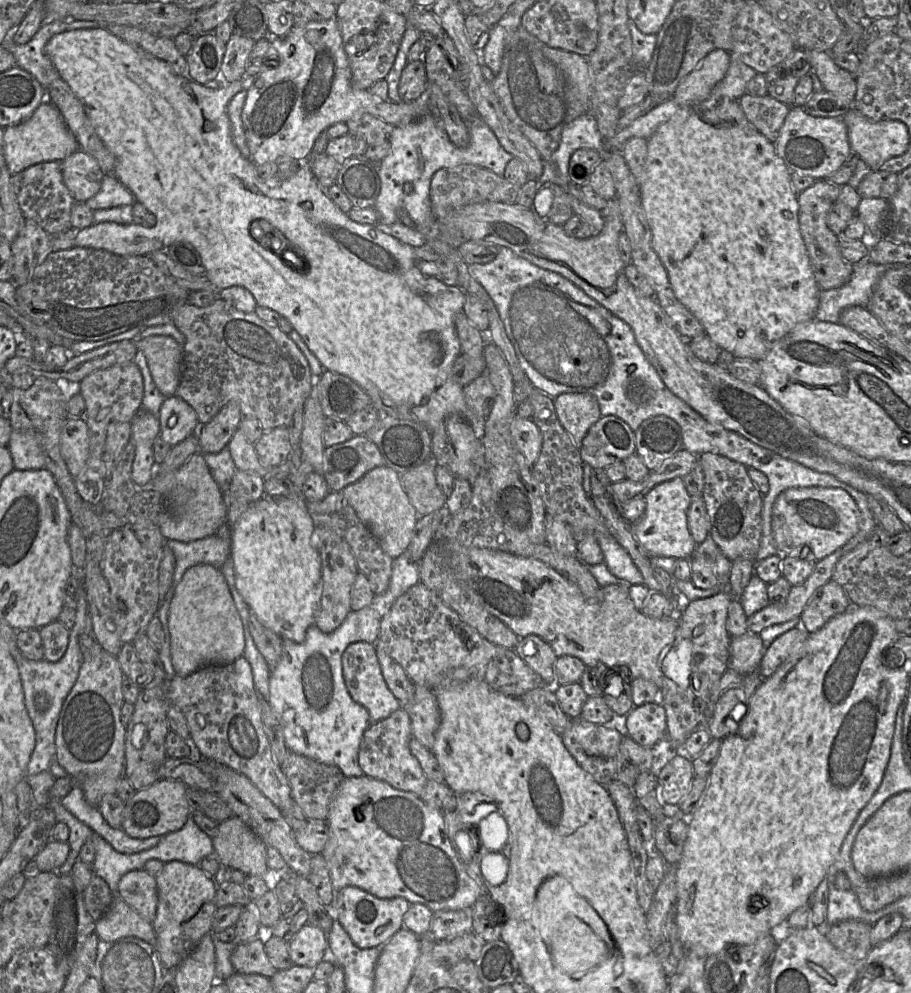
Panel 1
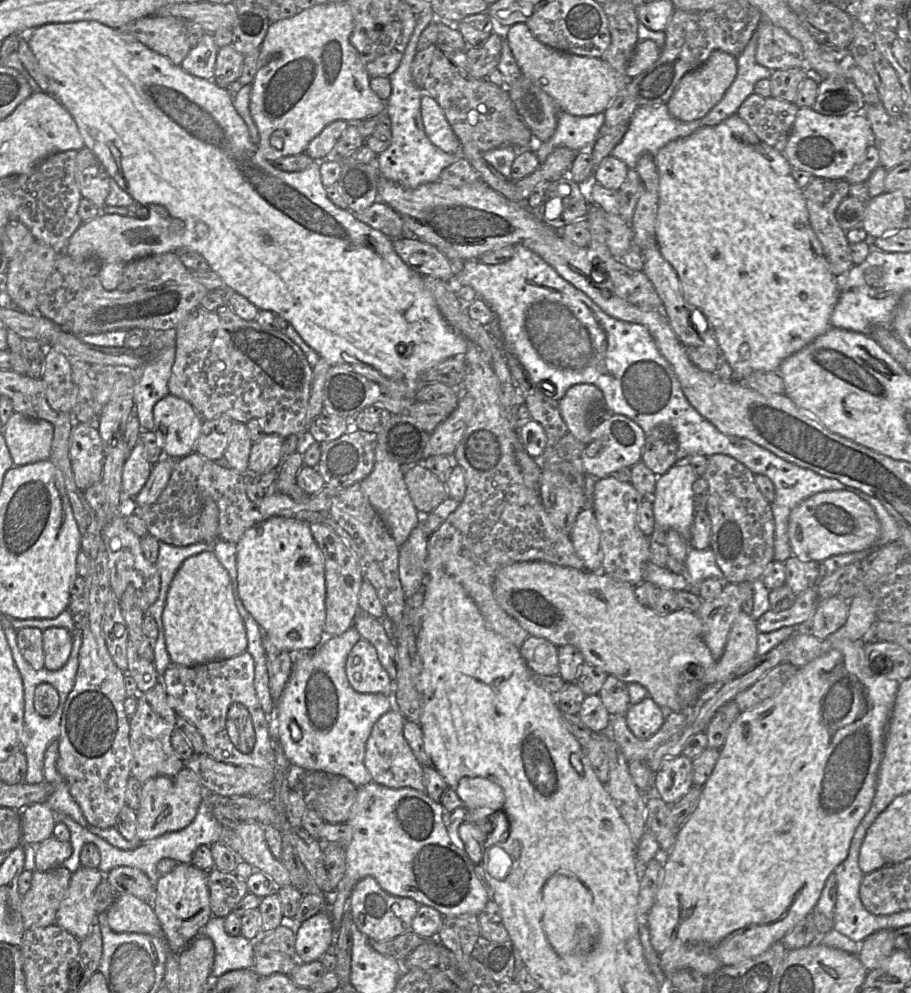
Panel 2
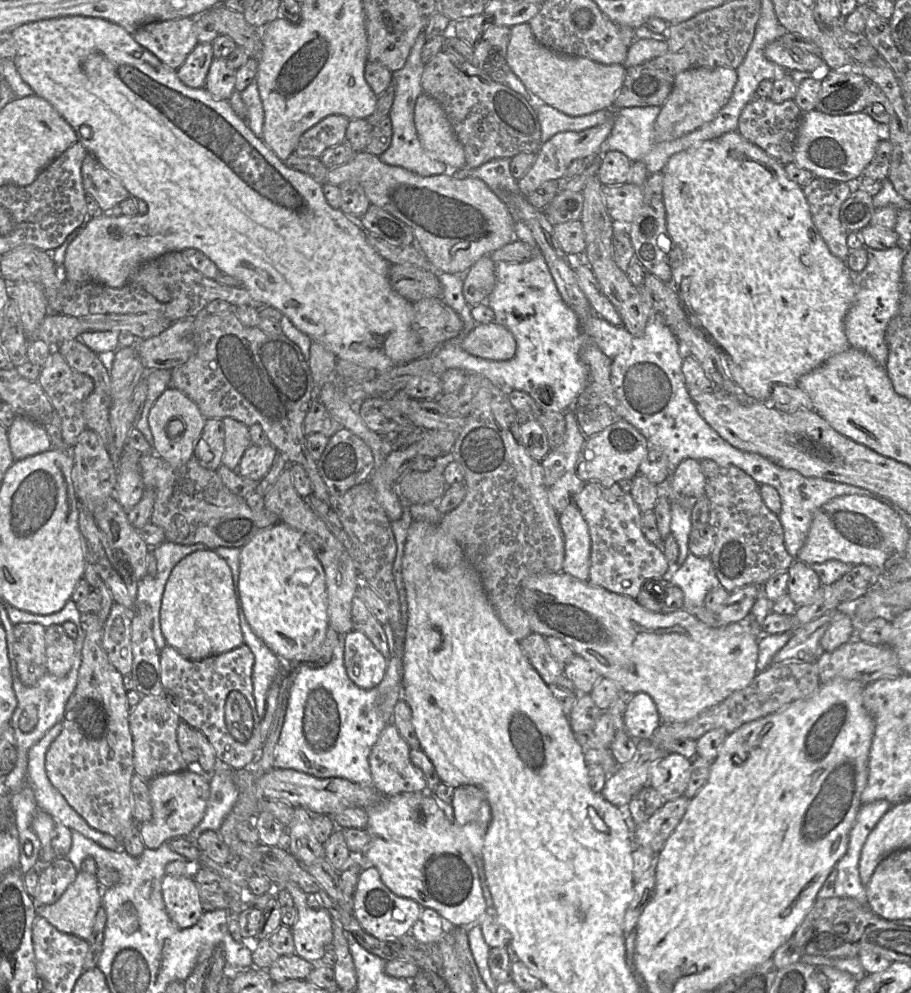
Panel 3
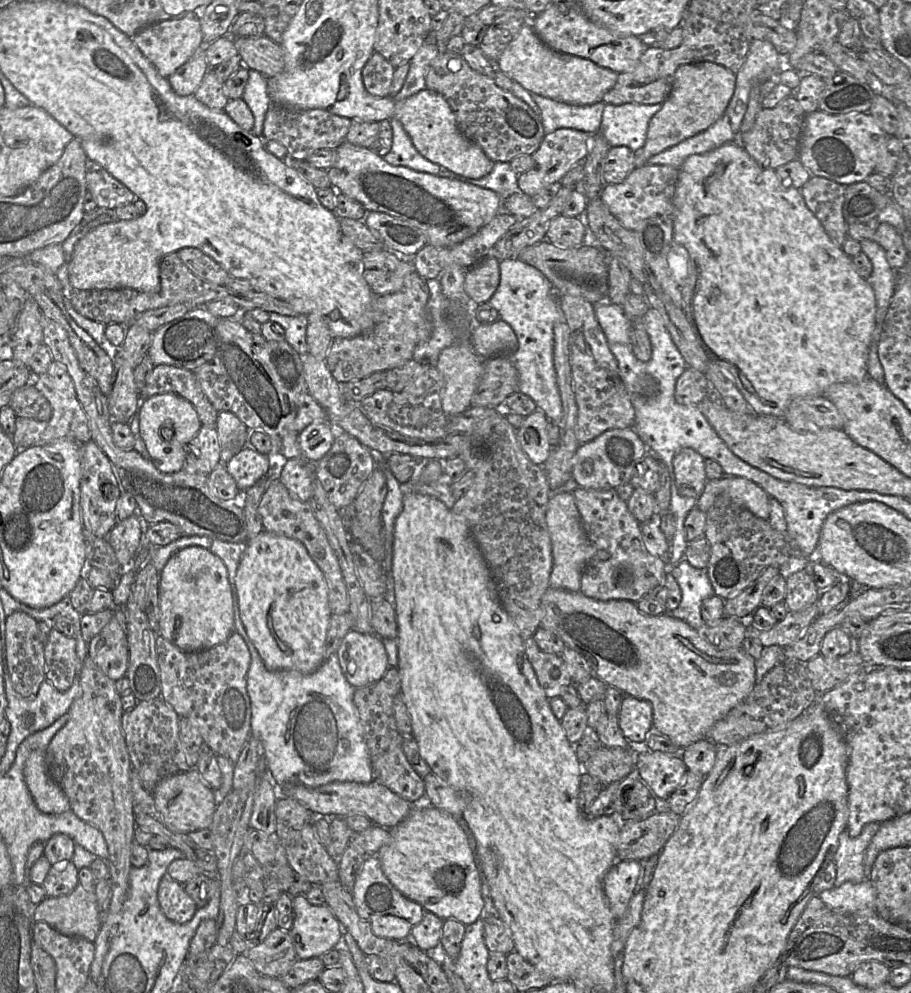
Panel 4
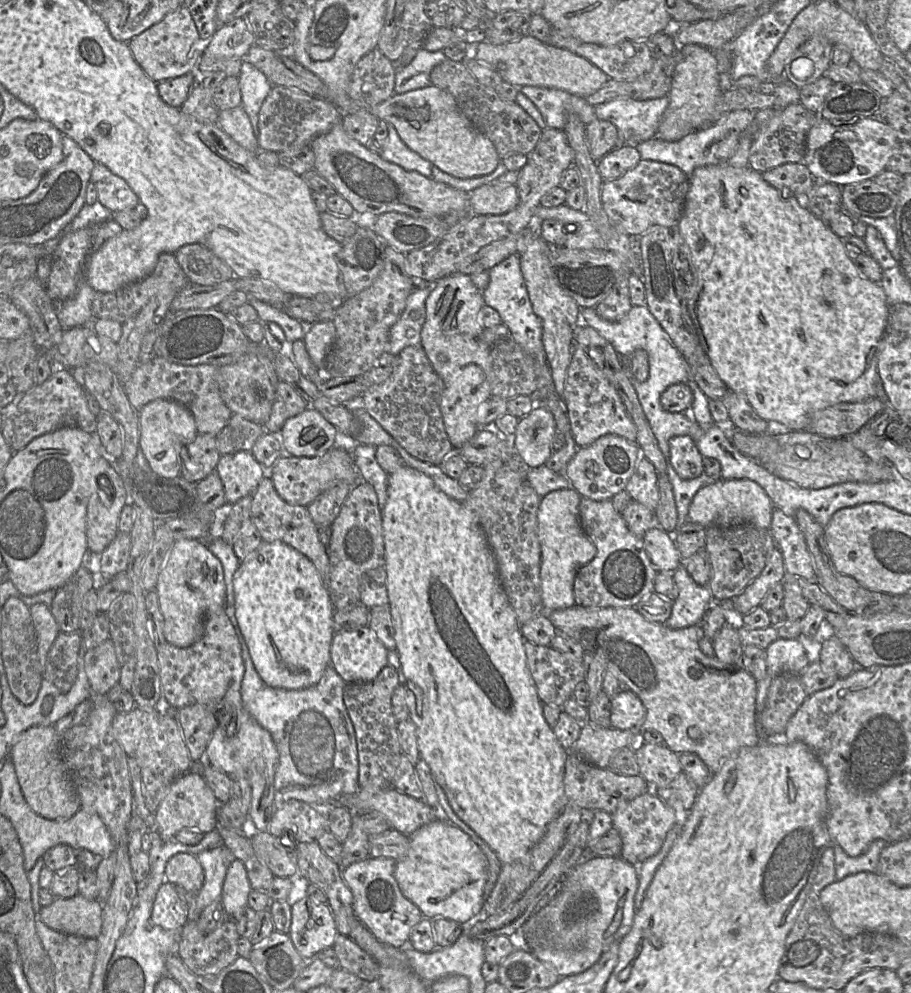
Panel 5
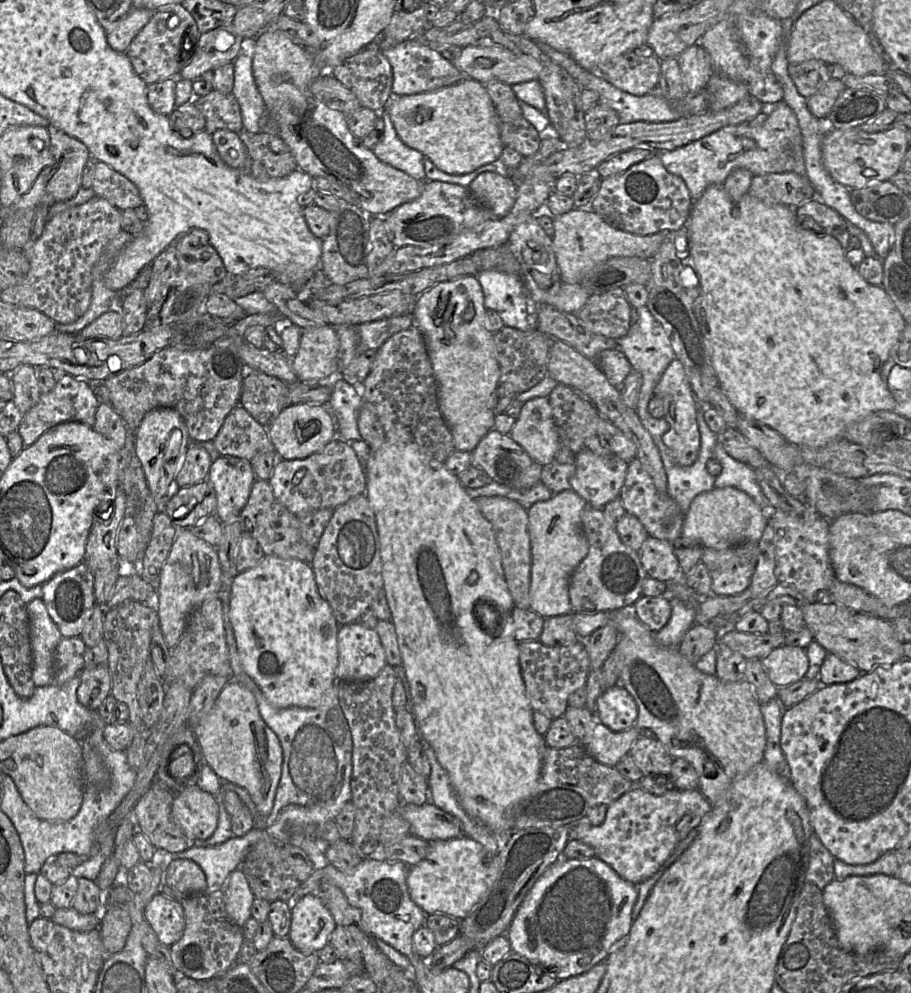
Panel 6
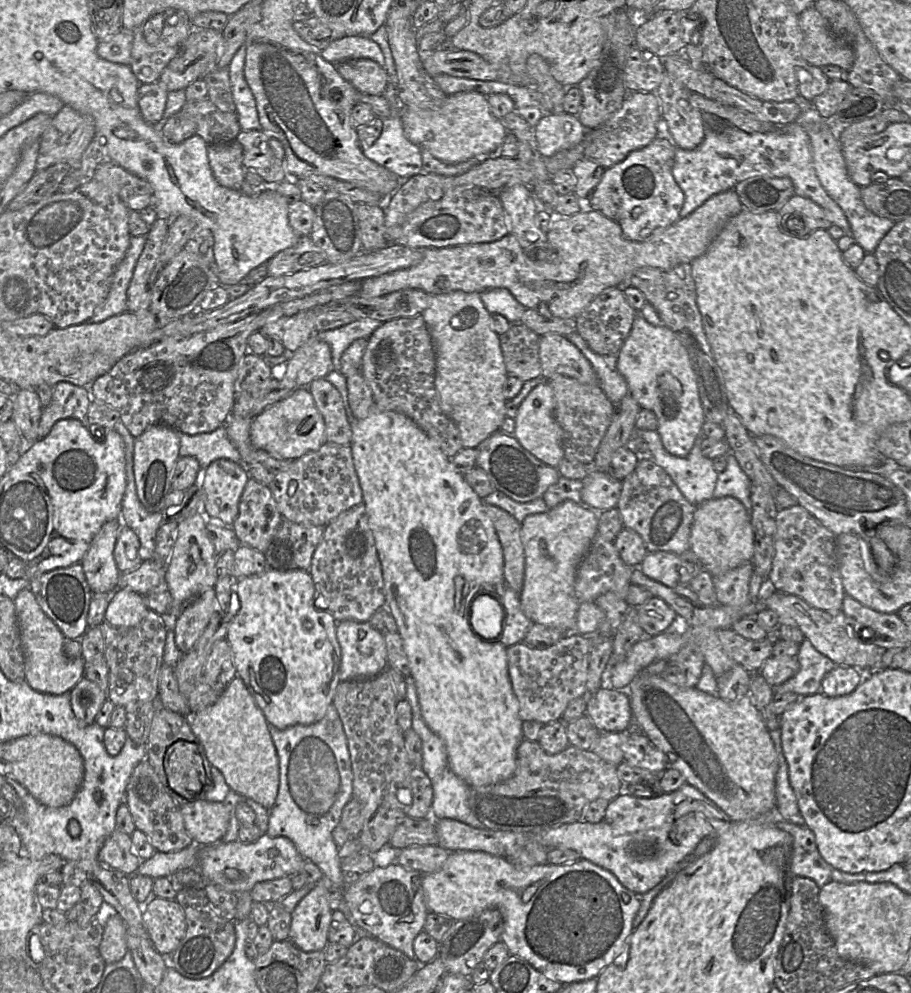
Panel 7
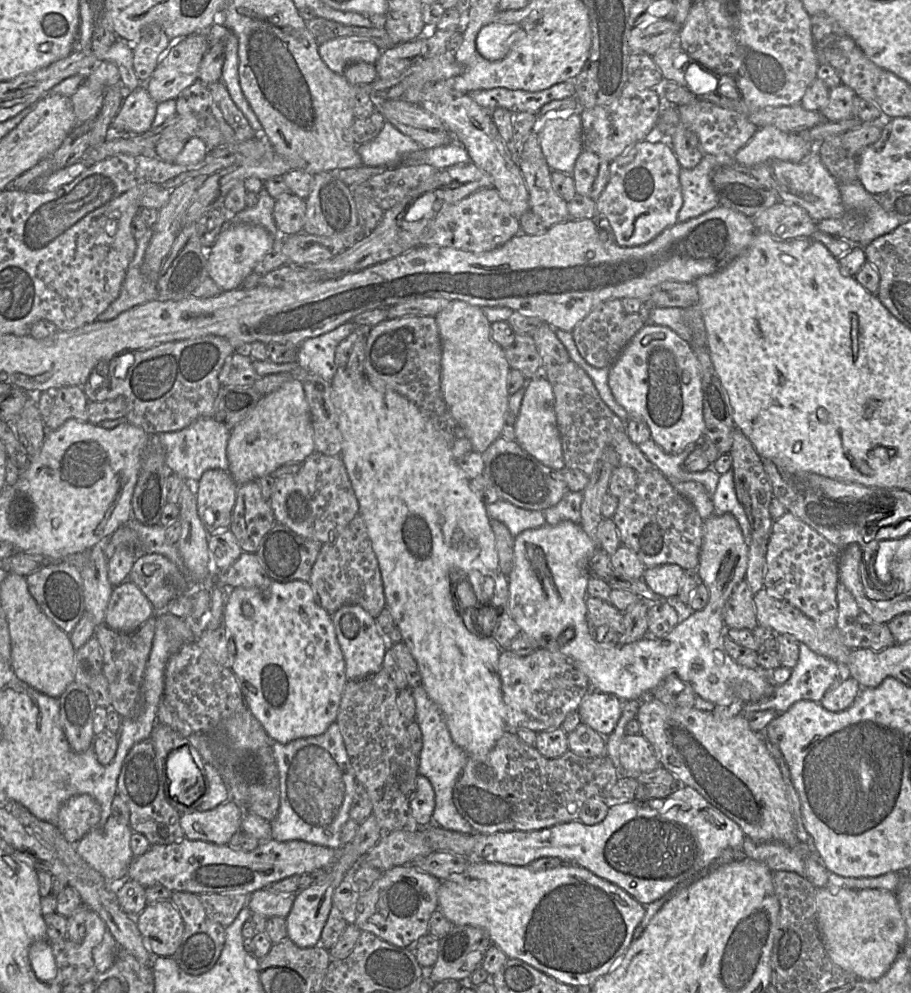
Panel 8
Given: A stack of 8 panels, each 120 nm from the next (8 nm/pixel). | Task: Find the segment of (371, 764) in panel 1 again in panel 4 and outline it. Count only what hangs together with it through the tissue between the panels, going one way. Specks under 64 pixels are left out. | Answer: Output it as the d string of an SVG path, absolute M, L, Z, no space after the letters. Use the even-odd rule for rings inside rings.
M402 735L397 736L388 751L373 763L373 782L381 783L413 804L425 794L425 785L405 756L403 739Z

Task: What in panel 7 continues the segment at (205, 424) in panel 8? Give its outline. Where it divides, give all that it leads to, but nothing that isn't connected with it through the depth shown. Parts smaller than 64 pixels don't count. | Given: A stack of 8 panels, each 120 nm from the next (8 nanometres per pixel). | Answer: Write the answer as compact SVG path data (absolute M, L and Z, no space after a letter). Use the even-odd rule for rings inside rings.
M222 425L210 433L187 435L179 433L180 458L192 456L204 471L212 462L218 459L227 459L237 464L242 464L241 456L230 441L226 426Z

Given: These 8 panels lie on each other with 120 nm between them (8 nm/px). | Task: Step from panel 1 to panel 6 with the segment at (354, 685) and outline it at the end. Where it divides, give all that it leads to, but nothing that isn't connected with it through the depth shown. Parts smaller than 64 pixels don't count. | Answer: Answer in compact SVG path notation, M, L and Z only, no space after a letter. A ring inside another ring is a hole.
M358 623L339 625L337 648L336 681L369 681L386 665L377 632Z

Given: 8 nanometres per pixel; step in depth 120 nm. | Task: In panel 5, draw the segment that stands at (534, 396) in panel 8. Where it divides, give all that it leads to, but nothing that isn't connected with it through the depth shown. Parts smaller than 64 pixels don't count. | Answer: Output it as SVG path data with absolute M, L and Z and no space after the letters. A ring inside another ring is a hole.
M536 405L531 412L519 418L516 431L511 437L519 455L529 468L537 468L546 463L551 456L551 442L556 432L552 413L544 405Z

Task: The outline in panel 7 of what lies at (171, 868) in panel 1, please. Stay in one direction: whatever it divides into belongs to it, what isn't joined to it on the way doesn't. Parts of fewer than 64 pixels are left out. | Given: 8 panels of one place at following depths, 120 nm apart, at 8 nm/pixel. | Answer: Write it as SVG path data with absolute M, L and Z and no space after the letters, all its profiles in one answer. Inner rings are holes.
M152 896L143 906L143 921L155 950L169 957L186 933L185 913L175 900Z

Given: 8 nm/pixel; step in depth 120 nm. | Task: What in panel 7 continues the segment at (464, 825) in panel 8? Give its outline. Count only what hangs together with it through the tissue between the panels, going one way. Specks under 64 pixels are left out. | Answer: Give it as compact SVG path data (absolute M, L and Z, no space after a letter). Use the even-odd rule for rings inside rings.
M406 676L405 683L406 699L410 703L412 711L412 729L418 734L422 741L422 770L427 774L432 782L433 820L452 819L472 826L473 828L485 828L483 823L477 818L469 806L470 787L451 770L444 742L426 725L422 717L414 679L411 676Z

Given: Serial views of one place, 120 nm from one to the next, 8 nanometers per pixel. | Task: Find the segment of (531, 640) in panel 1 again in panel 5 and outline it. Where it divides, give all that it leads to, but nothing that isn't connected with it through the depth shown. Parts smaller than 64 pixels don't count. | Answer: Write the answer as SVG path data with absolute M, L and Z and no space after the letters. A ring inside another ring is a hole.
M530 641L524 642L524 648L541 702L563 708L577 684L586 678L585 661Z

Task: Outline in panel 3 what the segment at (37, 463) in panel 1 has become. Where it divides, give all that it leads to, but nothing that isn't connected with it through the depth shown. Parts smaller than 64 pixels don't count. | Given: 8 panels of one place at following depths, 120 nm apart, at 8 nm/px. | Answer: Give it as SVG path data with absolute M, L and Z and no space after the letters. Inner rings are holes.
M17 415L8 428L8 440L15 461L52 448L50 437L43 426Z

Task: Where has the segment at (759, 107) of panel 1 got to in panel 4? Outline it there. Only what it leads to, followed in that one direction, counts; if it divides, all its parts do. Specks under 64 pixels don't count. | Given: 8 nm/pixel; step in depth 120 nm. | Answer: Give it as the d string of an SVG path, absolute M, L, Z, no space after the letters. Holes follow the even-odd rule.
M788 96L773 108L762 107L752 128L740 134L738 141L761 167L776 169L798 159L806 116L796 97Z

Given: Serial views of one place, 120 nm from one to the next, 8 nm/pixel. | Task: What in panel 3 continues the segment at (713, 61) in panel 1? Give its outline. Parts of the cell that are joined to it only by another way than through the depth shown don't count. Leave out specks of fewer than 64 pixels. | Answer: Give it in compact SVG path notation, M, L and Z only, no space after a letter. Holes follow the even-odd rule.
M699 67L678 73L672 91L655 120L655 142L675 140L712 121L729 101L737 79L737 70L727 67Z

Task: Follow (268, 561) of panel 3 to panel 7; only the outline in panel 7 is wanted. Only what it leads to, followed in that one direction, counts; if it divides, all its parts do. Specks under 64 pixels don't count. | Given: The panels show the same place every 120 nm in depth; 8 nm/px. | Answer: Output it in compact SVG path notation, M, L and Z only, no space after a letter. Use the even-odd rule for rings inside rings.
M269 568L261 574L238 579L234 590L238 595L240 607L228 623L226 639L234 655L237 676L244 681L267 722L278 729L285 729L296 724L311 725L320 721L324 717L328 706L332 704L336 688L340 683L341 649L336 638L336 620L327 610L320 610L315 605L315 596L317 595L318 600L318 594L316 594L315 585L309 571L301 569L278 571Z

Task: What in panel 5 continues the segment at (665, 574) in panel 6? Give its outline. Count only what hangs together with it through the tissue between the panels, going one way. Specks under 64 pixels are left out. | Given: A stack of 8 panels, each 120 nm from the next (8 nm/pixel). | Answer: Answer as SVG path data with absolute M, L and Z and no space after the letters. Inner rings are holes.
M653 525L643 536L644 548L659 572L673 573L682 564L672 535Z

